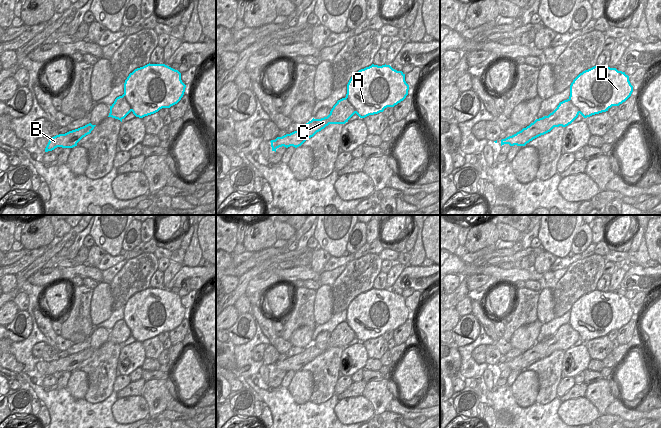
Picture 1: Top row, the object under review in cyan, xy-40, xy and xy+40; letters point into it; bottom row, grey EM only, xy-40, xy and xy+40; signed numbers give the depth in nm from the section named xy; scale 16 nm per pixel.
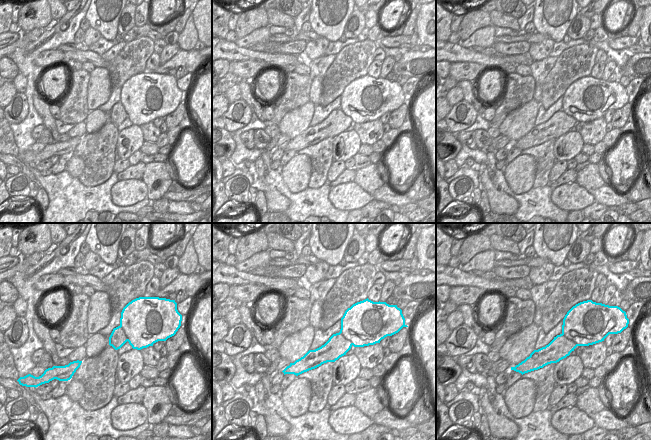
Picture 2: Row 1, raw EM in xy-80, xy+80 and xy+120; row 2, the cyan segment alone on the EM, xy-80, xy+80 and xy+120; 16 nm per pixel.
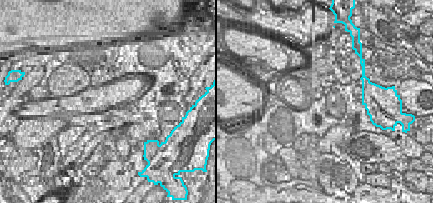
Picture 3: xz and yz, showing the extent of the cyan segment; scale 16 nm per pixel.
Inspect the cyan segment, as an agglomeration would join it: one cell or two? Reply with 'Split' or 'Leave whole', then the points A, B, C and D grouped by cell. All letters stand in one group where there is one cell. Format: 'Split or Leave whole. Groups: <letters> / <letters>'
Split. Groups: A D / B C.

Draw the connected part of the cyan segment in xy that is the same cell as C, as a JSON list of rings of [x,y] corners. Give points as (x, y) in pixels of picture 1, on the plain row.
[[[342,322],[333,330],[327,341],[321,343],[313,342],[300,354],[271,364],[272,375],[276,376],[276,373],[282,370],[286,372],[290,370],[297,372],[329,348],[345,348],[355,337],[354,331],[347,322]]]

